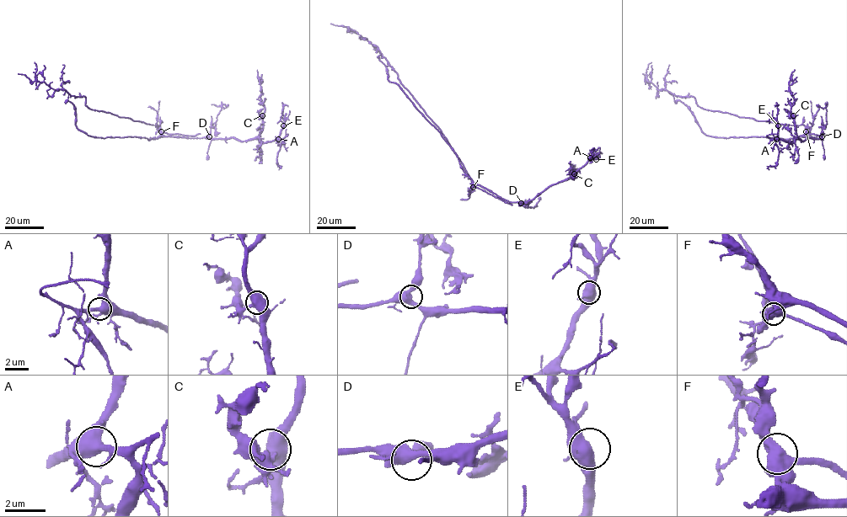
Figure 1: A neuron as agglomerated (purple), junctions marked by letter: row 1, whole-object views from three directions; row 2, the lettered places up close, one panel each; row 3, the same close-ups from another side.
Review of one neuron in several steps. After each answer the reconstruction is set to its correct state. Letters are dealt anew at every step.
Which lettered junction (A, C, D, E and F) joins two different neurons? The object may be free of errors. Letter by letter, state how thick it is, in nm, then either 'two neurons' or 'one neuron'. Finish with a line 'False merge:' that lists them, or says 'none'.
A: calibre 500 nm; one neuron
C: calibre 500 nm; one neuron
D: calibre 480 nm; one neuron
E: calibre 550 nm; one neuron
F: calibre 550 nm; two neurons
False merge: F

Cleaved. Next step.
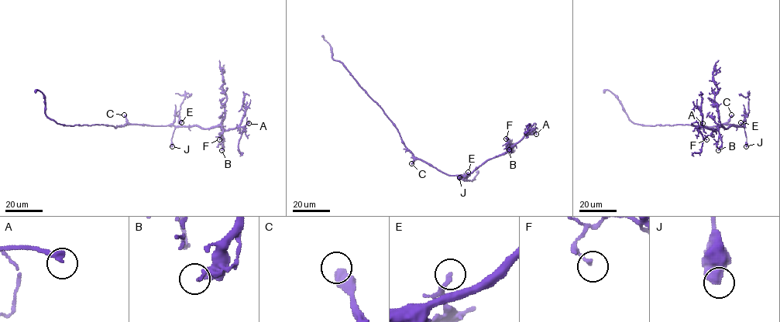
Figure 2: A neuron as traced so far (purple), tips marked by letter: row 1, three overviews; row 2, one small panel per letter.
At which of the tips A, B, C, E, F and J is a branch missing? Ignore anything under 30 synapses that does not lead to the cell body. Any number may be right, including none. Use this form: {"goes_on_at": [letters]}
{"goes_on_at": ["A"]}

